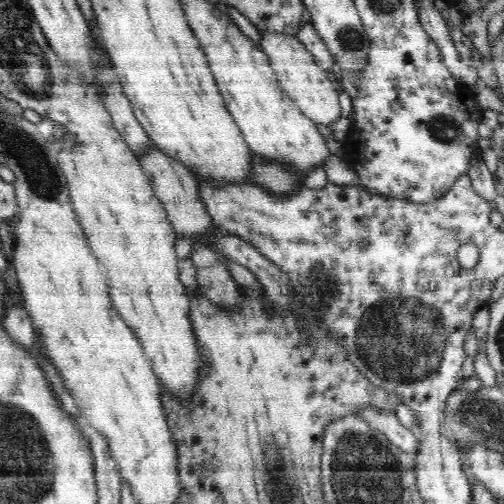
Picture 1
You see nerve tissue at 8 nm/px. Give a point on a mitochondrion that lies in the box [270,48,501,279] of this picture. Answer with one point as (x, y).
(443, 127)

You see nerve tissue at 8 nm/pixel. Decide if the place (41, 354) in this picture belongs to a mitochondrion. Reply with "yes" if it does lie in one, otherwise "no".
no

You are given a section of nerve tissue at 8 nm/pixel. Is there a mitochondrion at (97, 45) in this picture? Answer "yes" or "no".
no

